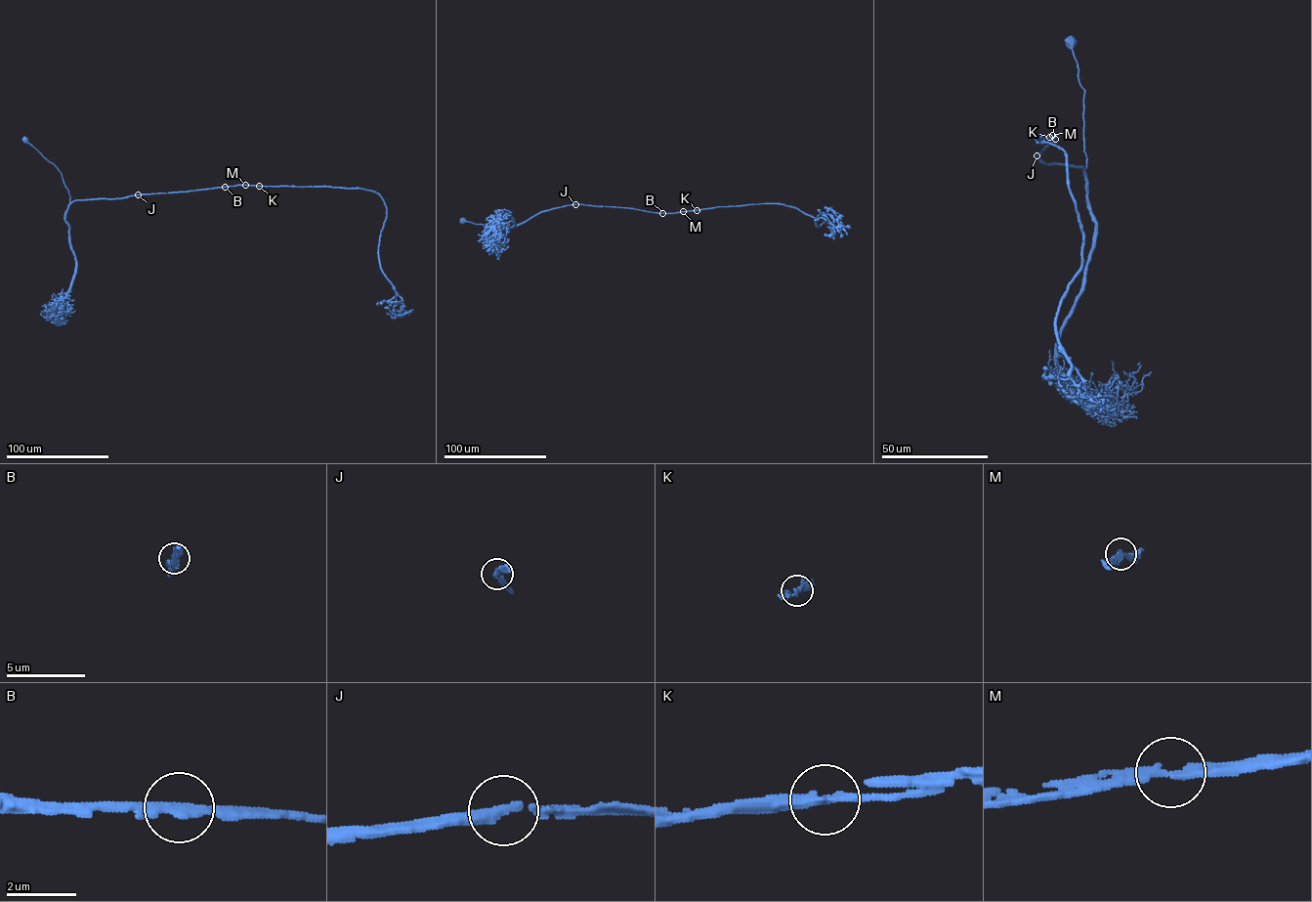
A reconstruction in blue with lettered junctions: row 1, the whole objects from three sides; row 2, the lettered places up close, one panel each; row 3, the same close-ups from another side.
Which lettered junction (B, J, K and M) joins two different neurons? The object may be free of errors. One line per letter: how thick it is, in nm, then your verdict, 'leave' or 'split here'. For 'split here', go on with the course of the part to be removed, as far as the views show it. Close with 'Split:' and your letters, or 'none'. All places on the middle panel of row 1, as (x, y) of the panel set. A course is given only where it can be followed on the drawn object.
B: 240 nm | leave
J: 260 nm | leave
K: 280 nm | leave
M: 240 nm | leave
Split: none

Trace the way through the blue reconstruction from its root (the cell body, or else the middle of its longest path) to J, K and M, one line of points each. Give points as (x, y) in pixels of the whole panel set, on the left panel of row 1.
J: (25, 140), (61, 173), (70, 202), (138, 194)
K: (25, 140), (61, 173), (70, 202), (238, 185), (259, 186)
M: (25, 140), (61, 173), (70, 202), (245, 185)

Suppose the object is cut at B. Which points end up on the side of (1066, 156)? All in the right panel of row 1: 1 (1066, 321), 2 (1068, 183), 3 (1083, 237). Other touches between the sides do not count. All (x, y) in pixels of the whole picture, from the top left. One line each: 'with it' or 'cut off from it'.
1: cut off from it
2: with it
3: with it

